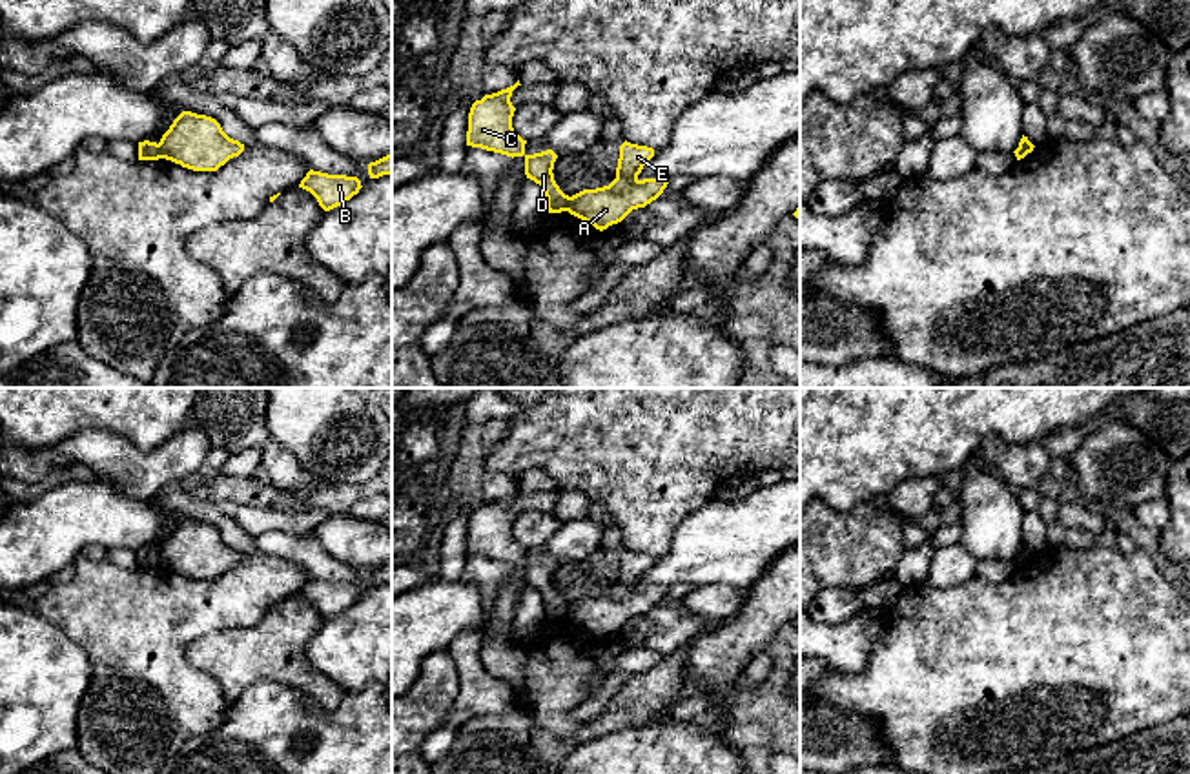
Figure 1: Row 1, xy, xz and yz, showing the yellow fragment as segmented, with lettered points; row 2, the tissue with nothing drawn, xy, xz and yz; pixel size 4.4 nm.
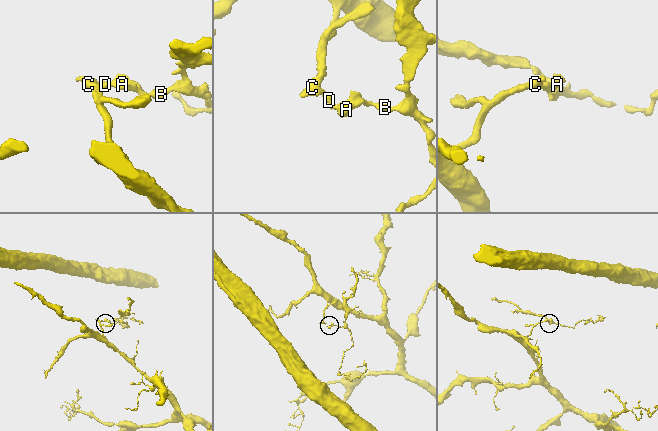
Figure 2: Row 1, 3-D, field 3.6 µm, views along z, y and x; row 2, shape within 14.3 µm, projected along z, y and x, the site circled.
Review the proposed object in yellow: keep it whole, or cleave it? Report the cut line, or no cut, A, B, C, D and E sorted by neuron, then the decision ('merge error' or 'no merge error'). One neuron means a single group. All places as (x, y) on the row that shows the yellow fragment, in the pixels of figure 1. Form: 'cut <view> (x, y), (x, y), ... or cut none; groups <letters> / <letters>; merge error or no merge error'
cut xy (157, 144), (163, 157); groups A B E / C D; merge error

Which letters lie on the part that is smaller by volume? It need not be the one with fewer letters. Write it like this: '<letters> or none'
A, B, E

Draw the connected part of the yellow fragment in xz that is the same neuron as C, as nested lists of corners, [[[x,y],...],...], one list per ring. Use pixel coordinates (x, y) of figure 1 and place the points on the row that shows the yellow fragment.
[[[519,80],[514,86],[485,95],[472,104],[468,113],[467,146],[512,158],[523,157],[525,175],[543,188],[549,213],[567,211],[570,197],[559,189],[552,173],[558,155],[552,149],[527,155],[527,140],[523,140],[512,127],[516,107],[512,106],[510,97],[518,86],[521,86]]]

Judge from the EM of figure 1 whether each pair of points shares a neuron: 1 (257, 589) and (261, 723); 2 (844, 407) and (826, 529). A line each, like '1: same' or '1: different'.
1: different
2: different

